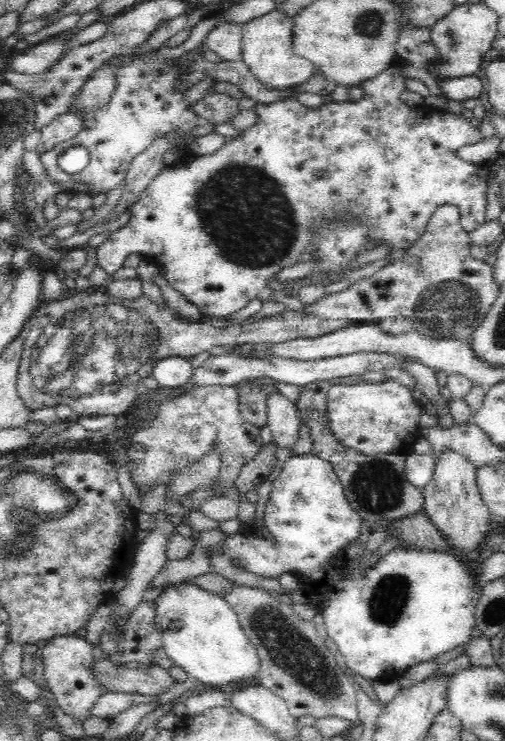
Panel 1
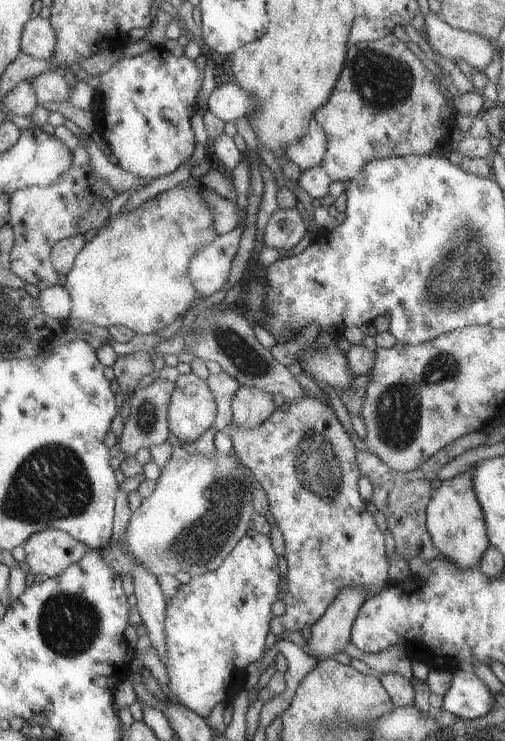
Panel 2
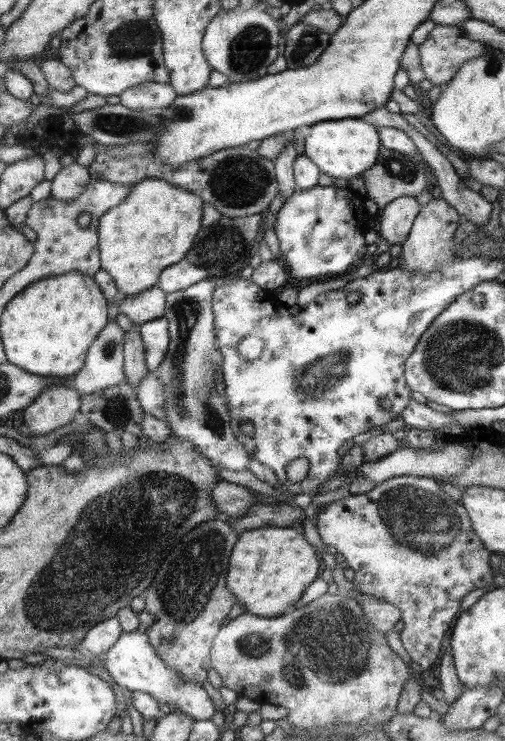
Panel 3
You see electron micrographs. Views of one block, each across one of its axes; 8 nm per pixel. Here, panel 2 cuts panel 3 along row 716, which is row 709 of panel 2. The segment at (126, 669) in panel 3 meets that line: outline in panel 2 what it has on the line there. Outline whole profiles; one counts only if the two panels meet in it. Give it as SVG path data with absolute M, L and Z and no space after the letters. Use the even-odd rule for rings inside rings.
M250 528L218 569L194 575L190 582L181 584L177 594L167 601L165 610L165 667L169 678L166 691L172 694L174 700L180 701L204 719L208 718L216 704L227 700L226 696L236 682L236 676L242 674L245 678L244 668L250 662L263 658L266 646L264 640L272 620L272 604L278 596L278 580L278 556L272 548L272 542L268 536L264 538L261 533Z

